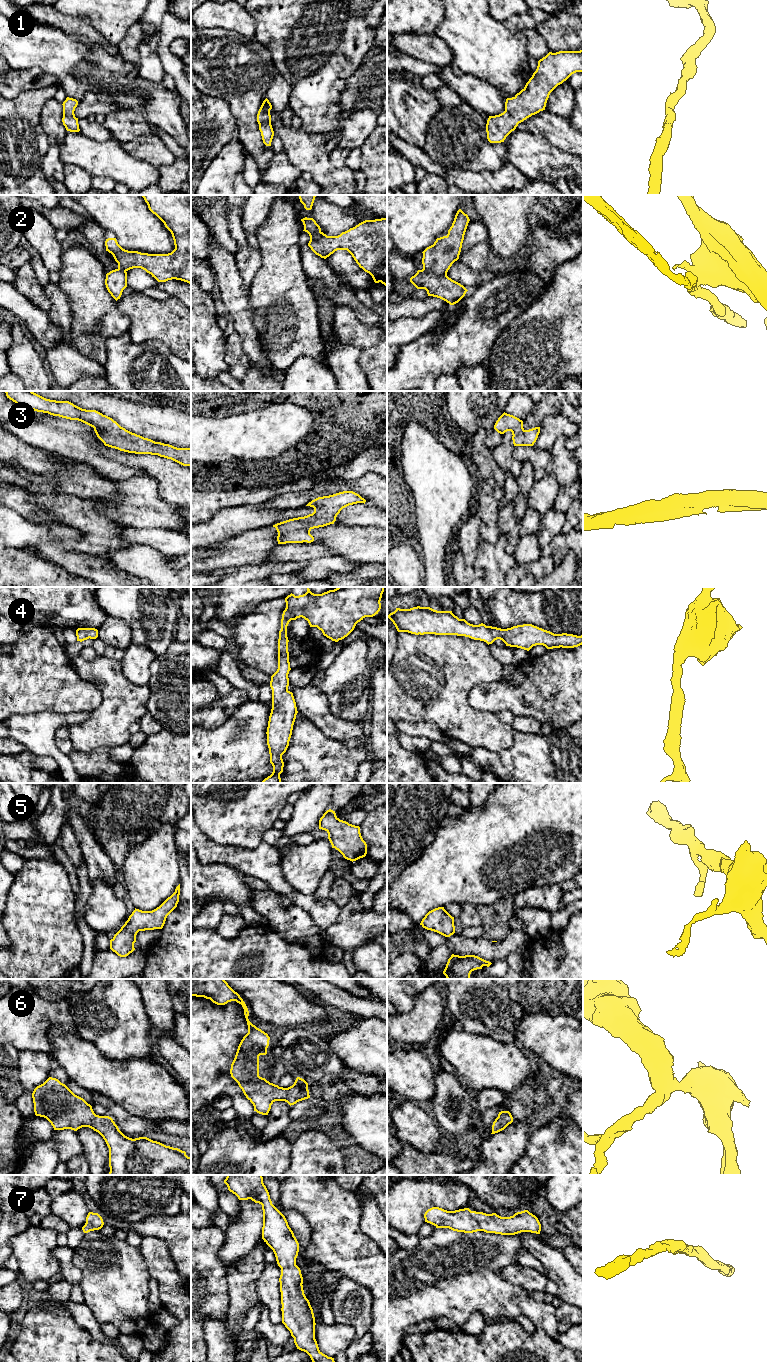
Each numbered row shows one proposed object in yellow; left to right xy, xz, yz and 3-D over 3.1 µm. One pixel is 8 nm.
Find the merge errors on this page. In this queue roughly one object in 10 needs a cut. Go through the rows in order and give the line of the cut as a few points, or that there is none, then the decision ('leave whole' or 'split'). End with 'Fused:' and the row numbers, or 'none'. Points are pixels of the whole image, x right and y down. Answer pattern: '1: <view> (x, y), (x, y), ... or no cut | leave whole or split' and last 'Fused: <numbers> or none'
1: no cut | leave whole
2: yz (423, 268), (438, 275), (446, 275) | split
3: no cut | leave whole
4: no cut | leave whole
5: no cut | leave whole
6: no cut | leave whole
7: no cut | leave whole
Fused: 2

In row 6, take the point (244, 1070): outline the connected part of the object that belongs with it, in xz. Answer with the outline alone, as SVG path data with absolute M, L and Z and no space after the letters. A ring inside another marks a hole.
M191 979L191 996L210 999L217 1005L231 1001L242 1005L248 1033L238 1046L230 1074L253 1104L254 1111L268 1115L275 1101L285 1101L291 1106L310 1098L308 1083L300 1077L296 1078L292 1086L283 1088L259 1076L259 1056L267 1054L270 1037L249 1021L245 1002L224 979Z

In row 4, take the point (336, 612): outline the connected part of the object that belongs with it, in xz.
M307 587L303 595L290 594L281 619L278 639L278 669L271 676L272 709L267 727L267 745L273 772L261 783L281 783L282 755L286 752L298 713L293 693L288 690L291 670L287 626L291 620L304 618L310 627L317 627L332 641L347 637L365 617L373 617L381 609L385 587L337 587L314 594Z

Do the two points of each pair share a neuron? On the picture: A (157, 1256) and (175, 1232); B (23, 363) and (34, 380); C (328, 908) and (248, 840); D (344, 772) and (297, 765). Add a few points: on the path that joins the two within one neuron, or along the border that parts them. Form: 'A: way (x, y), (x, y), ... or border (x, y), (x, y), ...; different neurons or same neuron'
A: border (164, 1239), (169, 1254), (176, 1265); different neurons
B: way (27, 367), (34, 376); same neuron
C: border (262, 841), (253, 848), (237, 848), (232, 846); different neurons
D: way (332, 766), (309, 765); same neuron

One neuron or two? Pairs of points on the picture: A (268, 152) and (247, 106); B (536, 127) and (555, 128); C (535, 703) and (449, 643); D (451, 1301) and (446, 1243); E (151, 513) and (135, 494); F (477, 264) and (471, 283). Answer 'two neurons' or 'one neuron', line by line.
A: one neuron
B: one neuron
C: two neurons
D: one neuron
E: one neuron
F: two neurons

